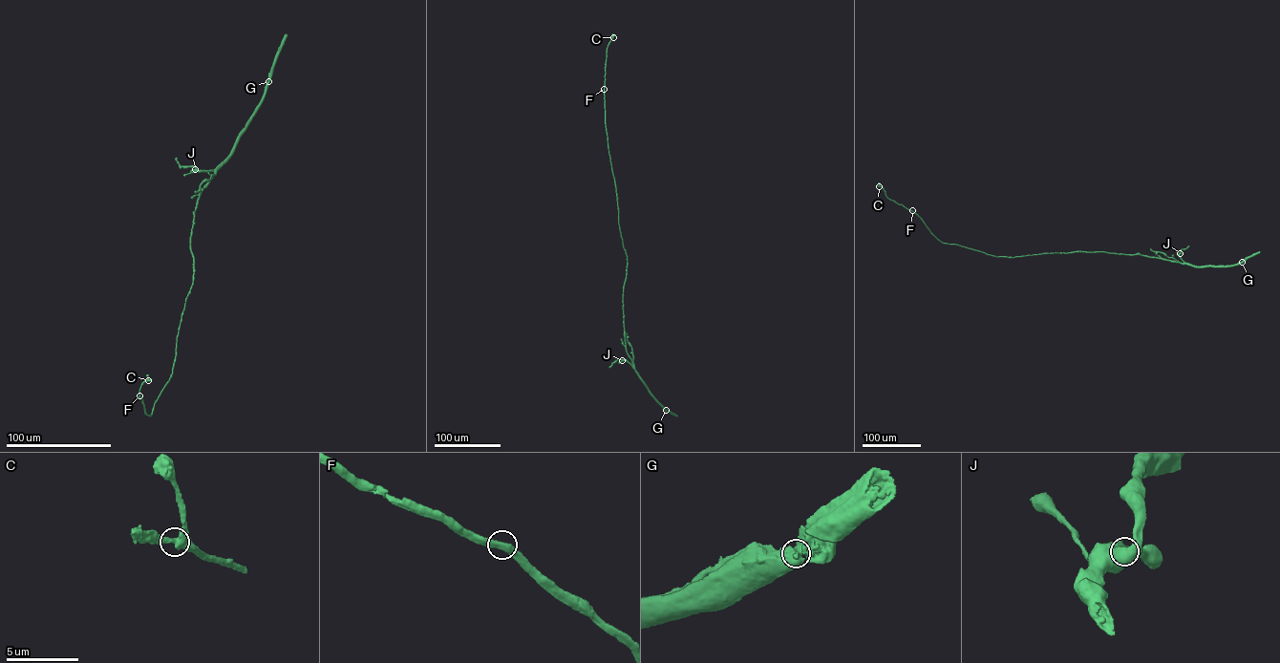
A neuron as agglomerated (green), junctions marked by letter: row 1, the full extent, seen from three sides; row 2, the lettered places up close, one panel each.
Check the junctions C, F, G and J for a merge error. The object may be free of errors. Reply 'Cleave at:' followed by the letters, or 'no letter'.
Cleave at: no letter

